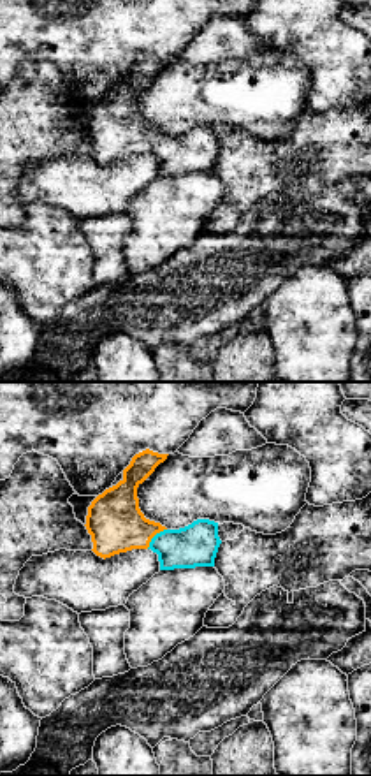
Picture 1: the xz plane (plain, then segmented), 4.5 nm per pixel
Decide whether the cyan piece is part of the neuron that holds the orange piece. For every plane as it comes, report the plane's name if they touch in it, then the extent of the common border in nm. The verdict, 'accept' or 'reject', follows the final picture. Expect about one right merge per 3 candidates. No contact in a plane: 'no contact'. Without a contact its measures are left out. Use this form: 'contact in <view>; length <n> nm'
contact in xz; length 130 nm

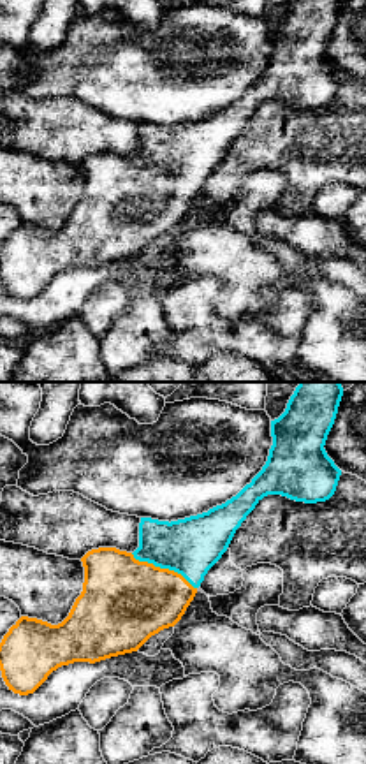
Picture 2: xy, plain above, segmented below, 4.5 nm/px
contact in xy; length 340 nm

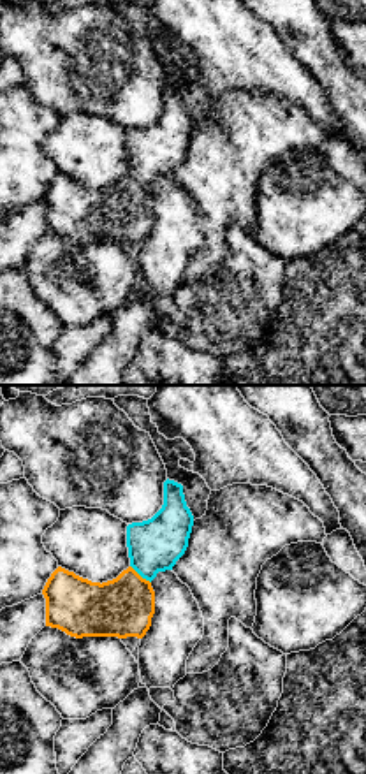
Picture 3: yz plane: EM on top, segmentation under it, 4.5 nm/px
contact in yz; length 130 nm

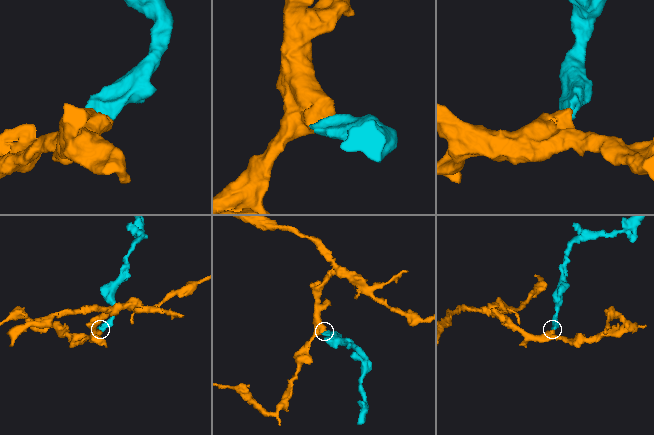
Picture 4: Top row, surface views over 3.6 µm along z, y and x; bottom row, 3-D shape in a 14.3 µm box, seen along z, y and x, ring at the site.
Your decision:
accept

